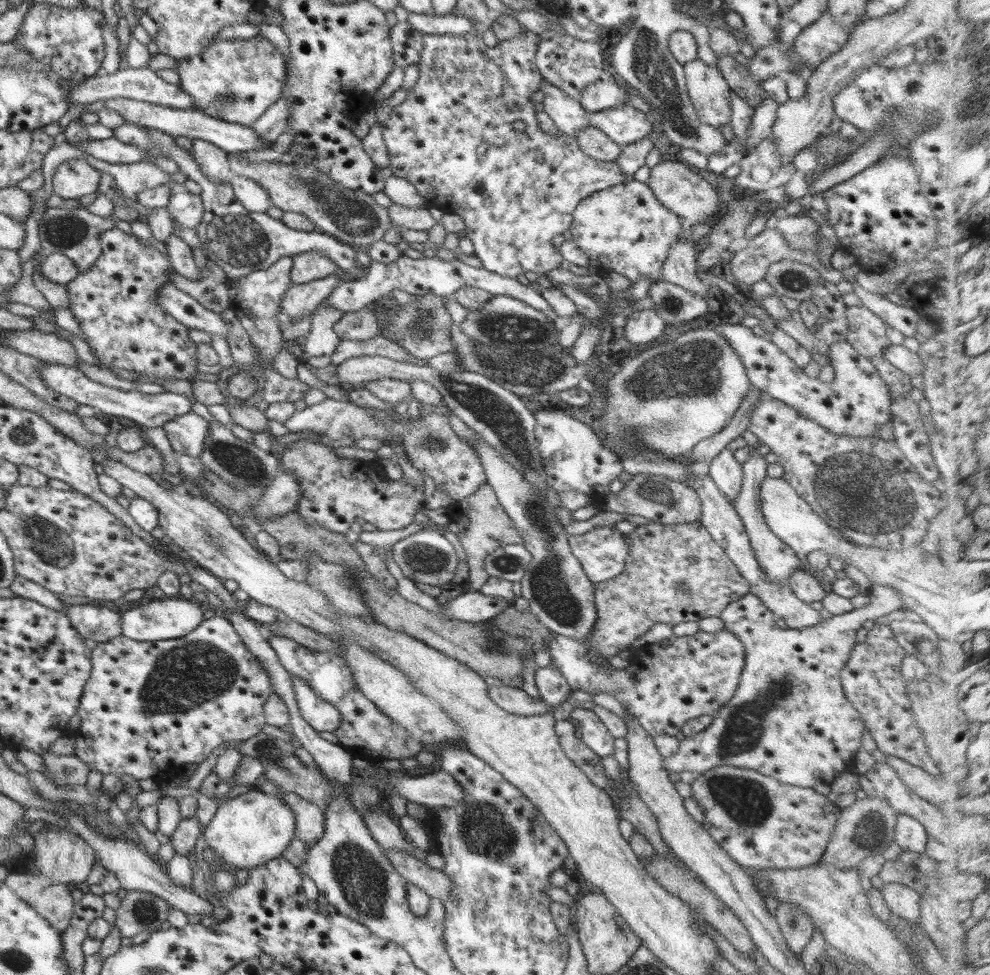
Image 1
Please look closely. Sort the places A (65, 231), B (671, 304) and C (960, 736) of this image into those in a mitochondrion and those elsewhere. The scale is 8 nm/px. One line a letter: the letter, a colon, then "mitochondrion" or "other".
A: mitochondrion
B: mitochondrion
C: other

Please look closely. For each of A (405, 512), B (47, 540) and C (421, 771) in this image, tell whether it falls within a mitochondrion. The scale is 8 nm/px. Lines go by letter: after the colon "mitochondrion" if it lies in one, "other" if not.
A: other
B: mitochondrion
C: other

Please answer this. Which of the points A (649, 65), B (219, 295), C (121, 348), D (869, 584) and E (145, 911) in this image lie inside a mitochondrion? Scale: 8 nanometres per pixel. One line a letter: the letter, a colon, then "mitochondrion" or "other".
A: mitochondrion
B: other
C: mitochondrion
D: other
E: mitochondrion

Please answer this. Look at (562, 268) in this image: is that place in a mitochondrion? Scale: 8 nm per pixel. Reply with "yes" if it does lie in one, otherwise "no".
no

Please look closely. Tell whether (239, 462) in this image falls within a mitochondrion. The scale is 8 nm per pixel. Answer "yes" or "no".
yes

